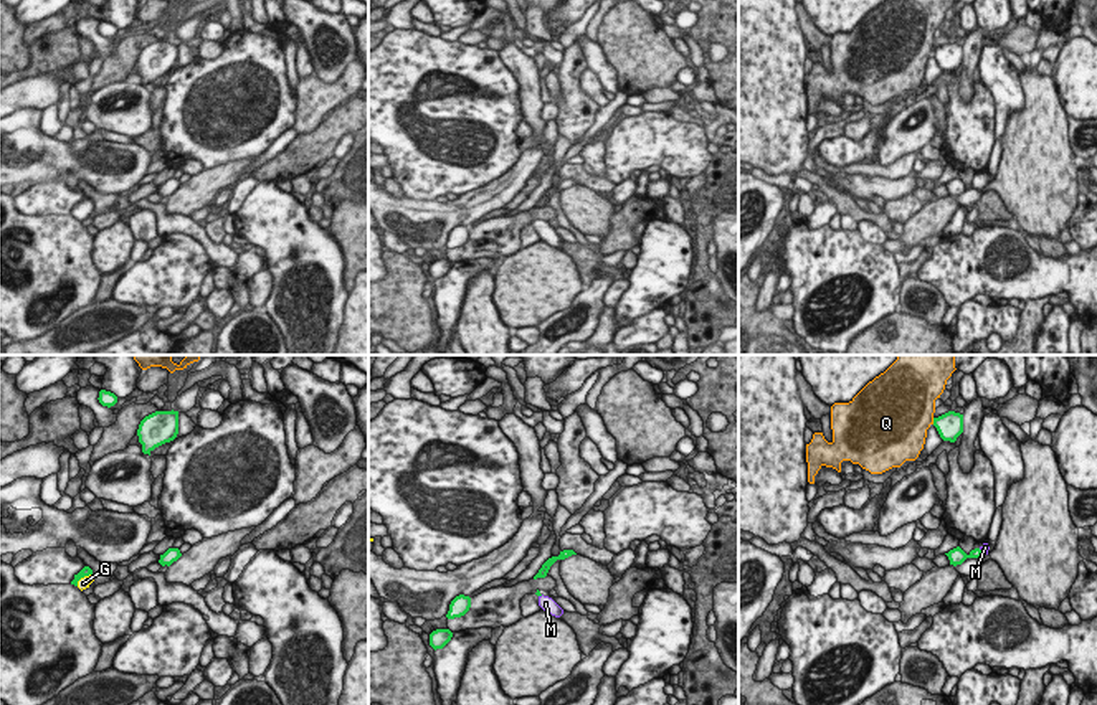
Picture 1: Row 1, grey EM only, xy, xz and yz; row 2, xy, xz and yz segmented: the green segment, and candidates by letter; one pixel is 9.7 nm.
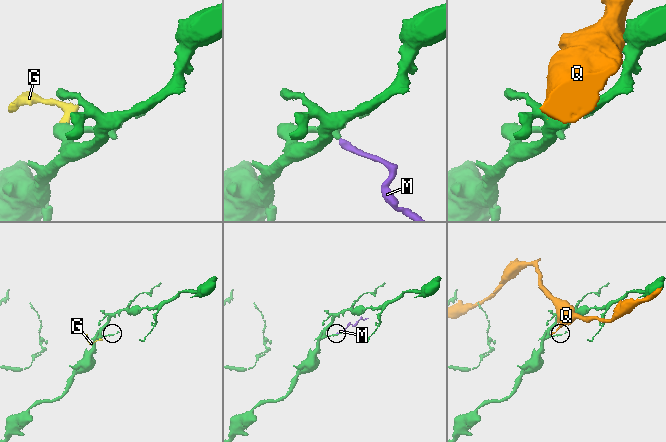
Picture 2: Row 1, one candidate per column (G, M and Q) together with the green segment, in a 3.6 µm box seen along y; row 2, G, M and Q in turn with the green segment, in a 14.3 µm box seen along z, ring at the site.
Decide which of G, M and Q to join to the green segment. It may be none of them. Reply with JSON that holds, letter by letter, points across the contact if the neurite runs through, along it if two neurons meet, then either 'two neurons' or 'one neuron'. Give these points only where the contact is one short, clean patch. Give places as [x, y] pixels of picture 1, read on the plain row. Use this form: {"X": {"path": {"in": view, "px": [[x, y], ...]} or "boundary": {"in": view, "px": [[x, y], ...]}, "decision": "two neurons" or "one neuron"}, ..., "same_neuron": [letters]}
{"G": {"path": {"in": "xy", "px": [[86, 200], [83, 207], [83, 213]]}, "decision": "one neuron"}, "M": {"path": {"in": "yz", "px": [[957, 185], [980, 182], [985, 177]]}, "decision": "one neuron"}, "Q": {"decision": "two neurons"}, "same_neuron": ["G", "M"]}

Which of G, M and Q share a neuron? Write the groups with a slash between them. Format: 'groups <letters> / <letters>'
groups G M / Q

